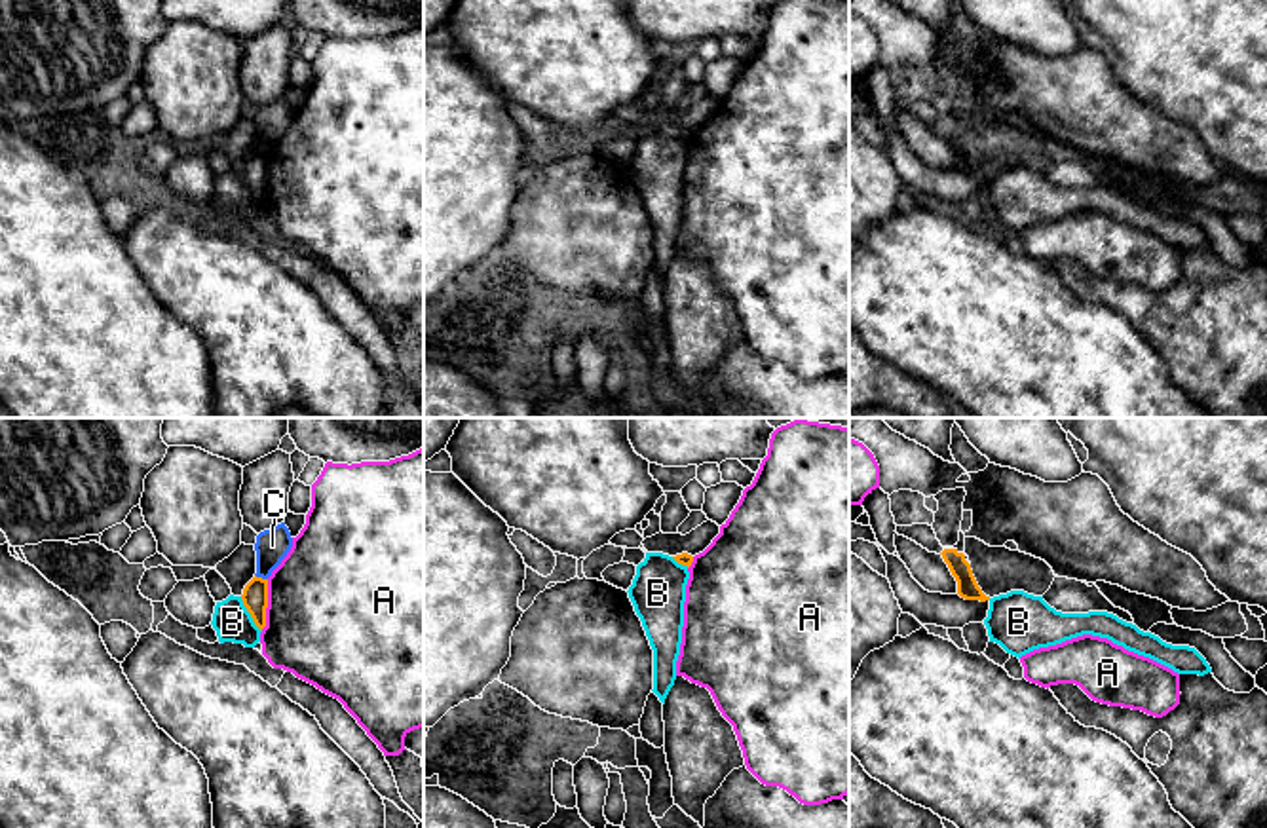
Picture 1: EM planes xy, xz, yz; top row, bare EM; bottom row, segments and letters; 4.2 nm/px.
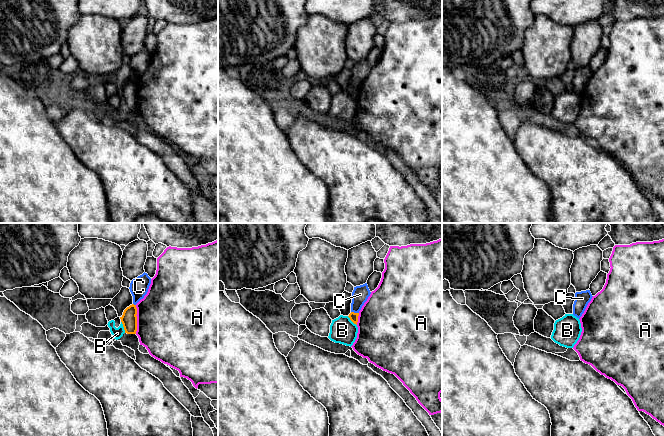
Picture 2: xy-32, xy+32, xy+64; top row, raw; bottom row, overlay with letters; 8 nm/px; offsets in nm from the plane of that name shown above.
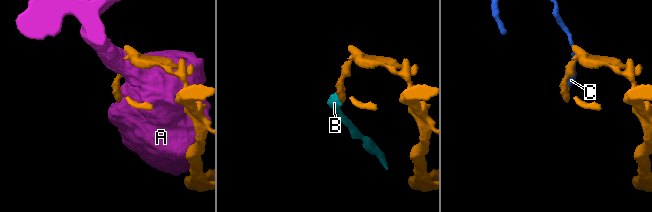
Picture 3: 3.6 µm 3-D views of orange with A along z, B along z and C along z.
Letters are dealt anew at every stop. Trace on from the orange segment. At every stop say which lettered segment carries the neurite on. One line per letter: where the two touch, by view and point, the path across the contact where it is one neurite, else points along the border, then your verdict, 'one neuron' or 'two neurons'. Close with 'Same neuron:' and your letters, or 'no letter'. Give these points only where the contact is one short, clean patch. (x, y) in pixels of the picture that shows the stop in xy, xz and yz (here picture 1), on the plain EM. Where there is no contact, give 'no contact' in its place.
A: meets orange in xy at (266, 179); two neurons
B: meets orange in xy at (249, 187); border along xy (240, 171), (261, 206); two neurons
C: meets orange in xy at (261, 152); two neurons
Same neuron: no letter

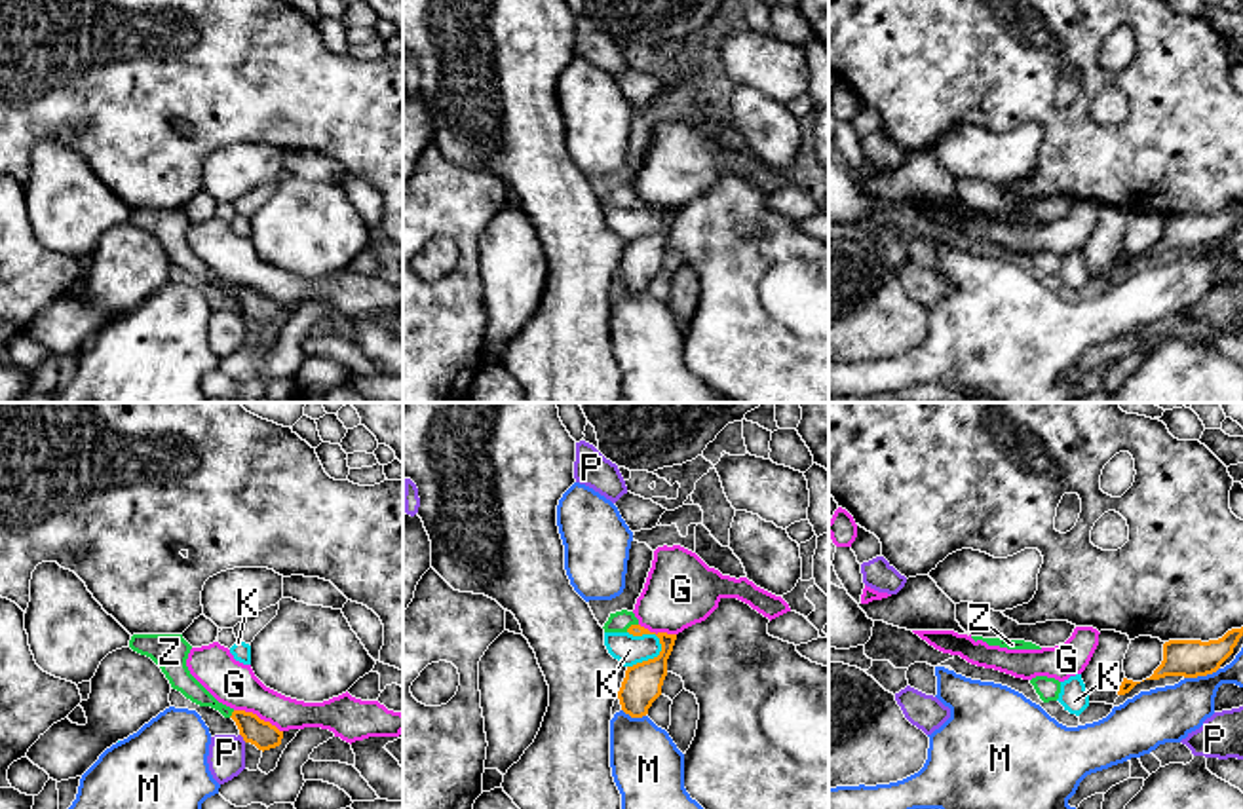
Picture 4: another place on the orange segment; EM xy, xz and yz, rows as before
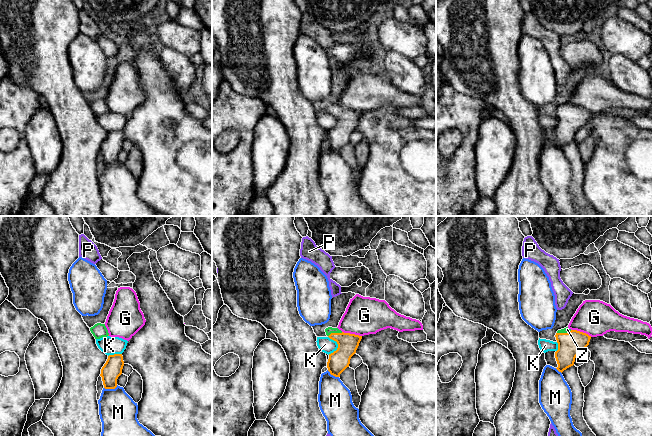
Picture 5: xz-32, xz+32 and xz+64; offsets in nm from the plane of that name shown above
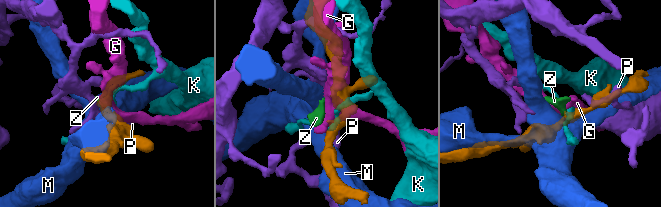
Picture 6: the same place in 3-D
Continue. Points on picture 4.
G: meets orange in xy at (257, 291); border along xy (234, 283), (255, 287), (282, 306); two neurons
K: meets orange in xz at (654, 232); two neurons
M: meets orange in yz at (1202, 249); two neurons
P: meets orange in xy at (242, 310); two neurons
Z: meets orange in xz at (631, 200); runs through xz (643, 257), (664, 217), (631, 200), (620, 196); one neuron
Same neuron: Z

